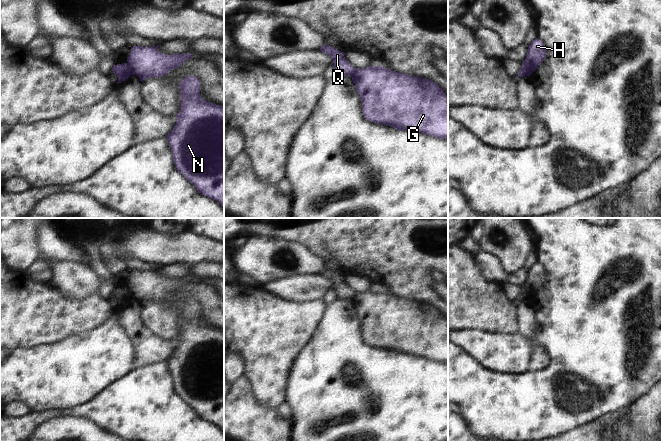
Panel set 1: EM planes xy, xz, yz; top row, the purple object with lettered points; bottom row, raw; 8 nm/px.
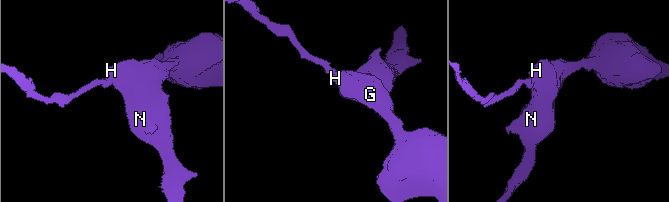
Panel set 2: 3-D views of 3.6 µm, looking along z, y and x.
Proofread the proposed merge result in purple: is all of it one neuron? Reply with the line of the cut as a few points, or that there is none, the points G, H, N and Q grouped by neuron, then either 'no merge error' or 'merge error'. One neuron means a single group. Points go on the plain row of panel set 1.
cut xy (127, 287), (133, 298); groups G H N / Q; merge error

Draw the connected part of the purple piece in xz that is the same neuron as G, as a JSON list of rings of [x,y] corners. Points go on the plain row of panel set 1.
[[[382,290],[358,293],[352,305],[367,344],[448,363],[448,324],[437,307]]]

